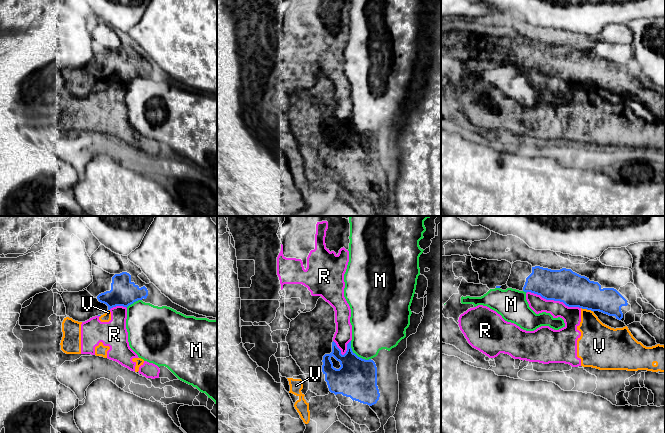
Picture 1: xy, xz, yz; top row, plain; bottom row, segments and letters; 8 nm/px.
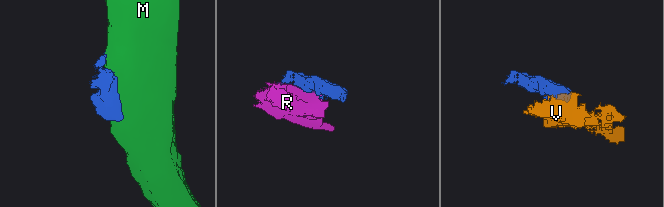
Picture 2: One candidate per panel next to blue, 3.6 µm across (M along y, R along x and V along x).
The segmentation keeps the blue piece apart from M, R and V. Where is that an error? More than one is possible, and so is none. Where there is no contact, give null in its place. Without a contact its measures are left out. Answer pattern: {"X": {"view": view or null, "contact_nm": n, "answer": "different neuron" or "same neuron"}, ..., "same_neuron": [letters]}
{"M": {"view": "xz", "contact_nm": 220, "answer": "different neuron"}, "R": {"view": "yz", "contact_nm": 460, "answer": "different neuron"}, "V": {"view": "yz", "contact_nm": 110, "answer": "different neuron"}, "same_neuron": []}

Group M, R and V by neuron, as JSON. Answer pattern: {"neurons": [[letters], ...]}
{"neurons": [["M"], ["R", "V"]]}

